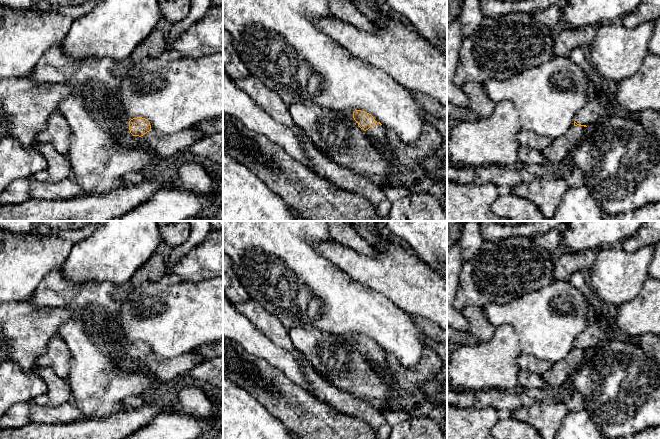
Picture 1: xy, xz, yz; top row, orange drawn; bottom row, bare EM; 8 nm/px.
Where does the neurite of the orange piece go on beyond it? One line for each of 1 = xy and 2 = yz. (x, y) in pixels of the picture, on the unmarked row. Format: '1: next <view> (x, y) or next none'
1: next none
2: next yz (601, 328)

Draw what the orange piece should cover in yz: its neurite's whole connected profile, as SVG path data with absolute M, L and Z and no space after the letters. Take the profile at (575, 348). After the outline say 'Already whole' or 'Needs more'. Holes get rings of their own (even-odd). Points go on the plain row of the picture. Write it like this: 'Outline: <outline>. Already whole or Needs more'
Outline: M592 290L586 291L586 298L589 305L588 324L585 330L575 339L574 350L592 351L611 340L637 342L637 338L627 335L618 328L616 305L606 303Z. Needs more

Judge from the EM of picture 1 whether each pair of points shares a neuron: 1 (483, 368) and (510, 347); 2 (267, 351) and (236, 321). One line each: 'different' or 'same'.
1: same
2: same

